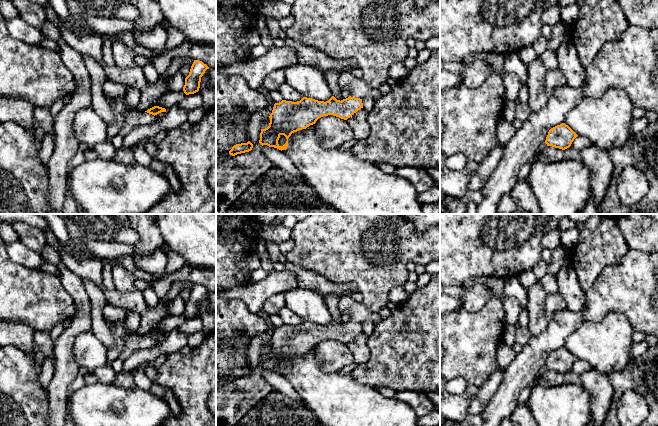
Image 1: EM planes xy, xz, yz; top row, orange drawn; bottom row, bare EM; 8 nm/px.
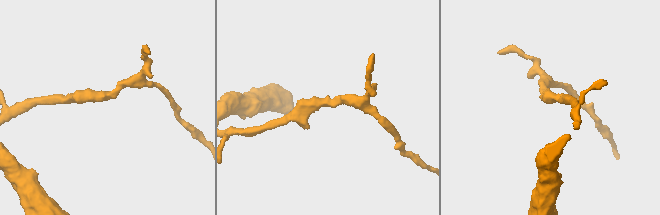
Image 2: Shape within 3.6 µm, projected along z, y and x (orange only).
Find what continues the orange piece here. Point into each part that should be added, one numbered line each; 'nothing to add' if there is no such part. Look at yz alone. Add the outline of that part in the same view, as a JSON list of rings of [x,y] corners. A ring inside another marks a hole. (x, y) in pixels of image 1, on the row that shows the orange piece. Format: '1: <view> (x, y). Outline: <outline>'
nothing to add

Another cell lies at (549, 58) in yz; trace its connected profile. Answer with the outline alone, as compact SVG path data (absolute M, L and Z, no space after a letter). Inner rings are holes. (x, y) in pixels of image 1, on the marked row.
M547 49L541 56L543 64L548 70L558 68L558 60L556 53L550 49Z

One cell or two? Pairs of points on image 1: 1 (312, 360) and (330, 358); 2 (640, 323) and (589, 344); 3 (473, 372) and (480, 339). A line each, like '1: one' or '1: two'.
1: two
2: two
3: one

